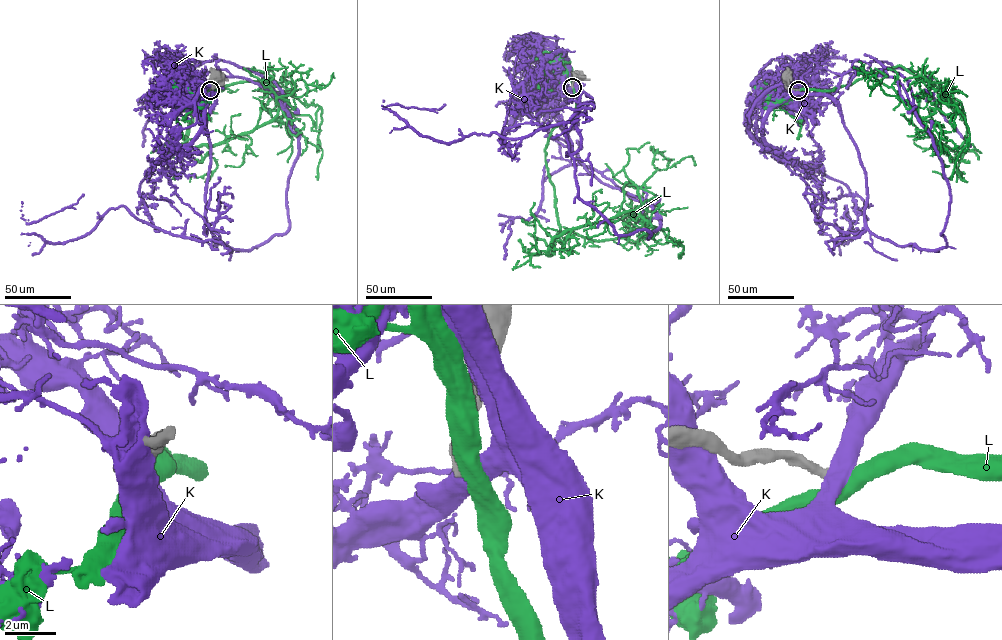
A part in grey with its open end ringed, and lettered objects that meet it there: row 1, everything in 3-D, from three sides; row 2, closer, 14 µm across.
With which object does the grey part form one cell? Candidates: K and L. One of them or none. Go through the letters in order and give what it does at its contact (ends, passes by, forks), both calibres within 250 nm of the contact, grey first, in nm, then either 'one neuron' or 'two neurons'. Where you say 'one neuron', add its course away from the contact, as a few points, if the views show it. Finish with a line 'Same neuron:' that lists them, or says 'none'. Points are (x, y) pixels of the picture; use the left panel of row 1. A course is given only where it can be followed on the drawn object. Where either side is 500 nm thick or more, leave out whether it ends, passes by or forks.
K: 500 nm thick on the grey side, 550 nm on the other; two neurons
L: 480 nm thick on the grey side, 500 nm on the other; two neurons
Same neuron: none

